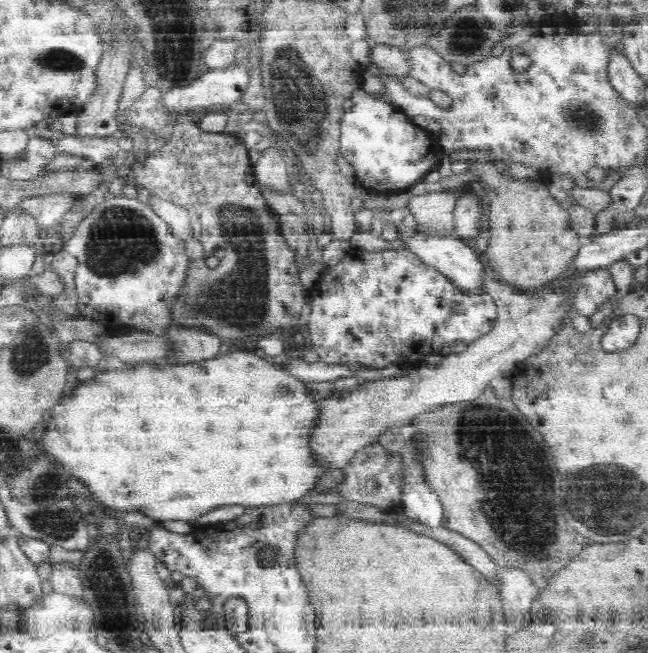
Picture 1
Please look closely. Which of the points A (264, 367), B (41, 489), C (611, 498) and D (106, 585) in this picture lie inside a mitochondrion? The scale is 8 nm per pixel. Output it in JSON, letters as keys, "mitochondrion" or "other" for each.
{"A":"other","B":"mitochondrion","C":"mitochondrion","D":"mitochondrion"}

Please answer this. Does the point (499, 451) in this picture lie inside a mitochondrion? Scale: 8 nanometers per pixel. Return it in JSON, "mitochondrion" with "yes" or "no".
{"mitochondrion":"yes"}

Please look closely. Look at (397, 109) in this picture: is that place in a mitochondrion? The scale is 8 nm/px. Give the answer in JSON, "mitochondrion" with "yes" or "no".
{"mitochondrion":"no"}

